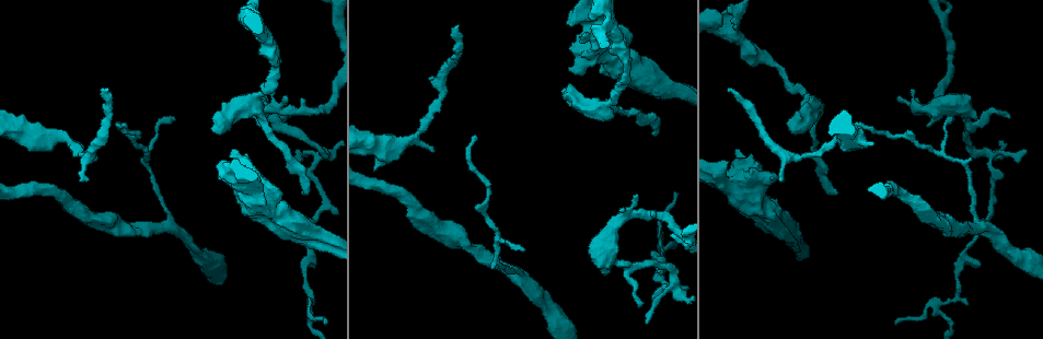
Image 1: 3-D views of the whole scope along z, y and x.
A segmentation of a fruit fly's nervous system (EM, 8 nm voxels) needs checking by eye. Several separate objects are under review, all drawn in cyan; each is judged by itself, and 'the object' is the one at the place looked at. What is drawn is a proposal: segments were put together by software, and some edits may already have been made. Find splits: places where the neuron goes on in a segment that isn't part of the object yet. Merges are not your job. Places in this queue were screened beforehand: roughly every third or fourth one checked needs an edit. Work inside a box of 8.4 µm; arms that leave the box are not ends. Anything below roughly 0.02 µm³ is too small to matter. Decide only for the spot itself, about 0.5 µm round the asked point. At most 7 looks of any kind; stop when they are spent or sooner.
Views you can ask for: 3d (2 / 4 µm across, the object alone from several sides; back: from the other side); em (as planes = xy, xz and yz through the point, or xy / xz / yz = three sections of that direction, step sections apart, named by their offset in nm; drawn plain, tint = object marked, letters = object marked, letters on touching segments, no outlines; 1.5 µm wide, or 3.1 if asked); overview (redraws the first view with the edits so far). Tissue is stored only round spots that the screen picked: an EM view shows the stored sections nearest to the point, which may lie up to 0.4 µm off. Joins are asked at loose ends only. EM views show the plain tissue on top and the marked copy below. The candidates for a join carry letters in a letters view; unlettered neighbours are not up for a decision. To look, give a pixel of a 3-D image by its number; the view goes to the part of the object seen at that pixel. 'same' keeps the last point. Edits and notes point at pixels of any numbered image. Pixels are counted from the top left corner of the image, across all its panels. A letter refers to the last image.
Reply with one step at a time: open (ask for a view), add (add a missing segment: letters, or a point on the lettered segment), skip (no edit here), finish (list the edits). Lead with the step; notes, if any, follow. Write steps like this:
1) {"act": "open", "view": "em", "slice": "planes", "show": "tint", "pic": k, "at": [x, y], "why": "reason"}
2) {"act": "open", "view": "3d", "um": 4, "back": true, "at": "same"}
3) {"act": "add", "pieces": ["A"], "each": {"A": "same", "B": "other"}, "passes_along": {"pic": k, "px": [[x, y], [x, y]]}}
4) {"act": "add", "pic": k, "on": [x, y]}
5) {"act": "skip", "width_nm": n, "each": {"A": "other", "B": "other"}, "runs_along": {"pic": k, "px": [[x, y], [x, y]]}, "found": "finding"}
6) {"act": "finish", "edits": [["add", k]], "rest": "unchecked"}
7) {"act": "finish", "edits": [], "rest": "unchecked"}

{"act": "open", "view": "3d", "um": 4, "pic": 1, "at": [731, 89], "why": "an open end"}

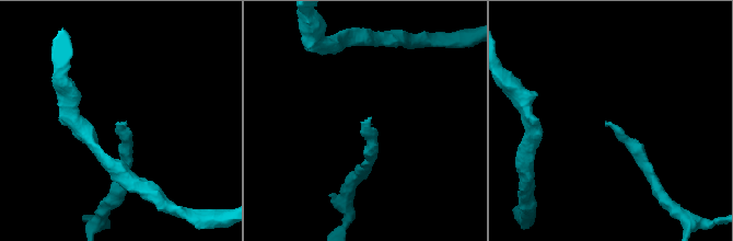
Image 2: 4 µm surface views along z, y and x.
{"act": "open", "view": "em", "slice": "yz", "step": 4, "show": "letters", "pic": 2, "at": [605, 123], "why": "need the tissue"}

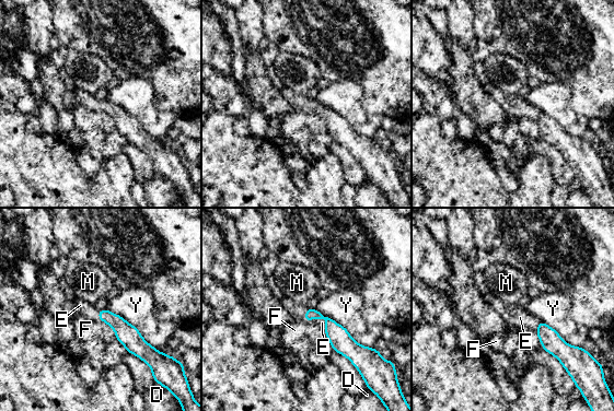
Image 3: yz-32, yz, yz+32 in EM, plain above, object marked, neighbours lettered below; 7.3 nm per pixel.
{"act": "add", "pieces": ["E"], "longest_contact_nm": ["Y", 500], "each": {"D": "other", "E": "same", "F": "other", "M": "other", "Y": "other"}, "found": "the neuron continues"}

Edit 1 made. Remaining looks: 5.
{"act": "open", "view": "em", "slice": "planes", "show": "letters", "pic": 1, "at": [89, 179], "why": "thin end"}

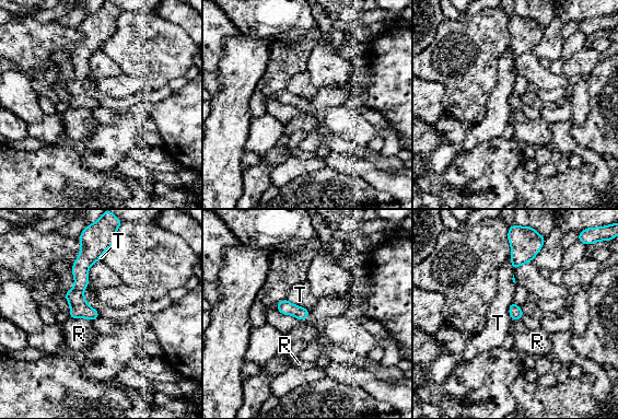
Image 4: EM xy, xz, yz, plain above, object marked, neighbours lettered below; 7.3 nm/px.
{"act": "skip", "longest_contact_nm": ["T", 200], "each": {"R": "other", "T": "other"}, "border": {"pic": 4, "px": [[286, 299], [308, 311]]}, "found": "none of them fits"}

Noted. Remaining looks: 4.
{"act": "finish", "edits": [["add", 3]], "rest": "unchecked"}

